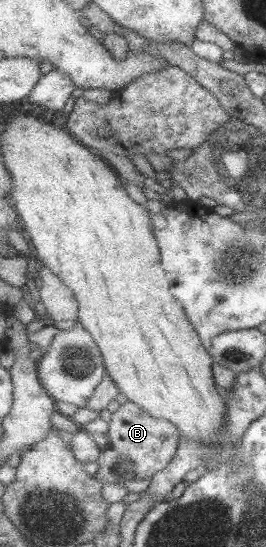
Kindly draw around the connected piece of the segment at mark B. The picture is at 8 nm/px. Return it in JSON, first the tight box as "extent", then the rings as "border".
{"extent":[108,400,183,480],"border":[[[128,400],[119,405],[108,424],[111,446],[117,448],[124,458],[128,458],[135,468],[135,480],[152,479],[174,460],[183,439],[182,433],[170,420],[152,416],[139,404]]]}

